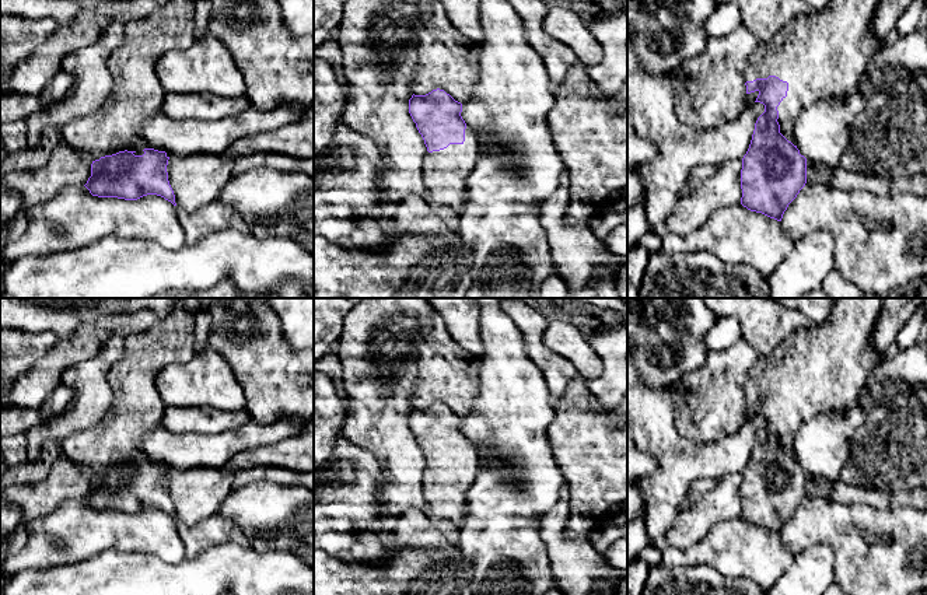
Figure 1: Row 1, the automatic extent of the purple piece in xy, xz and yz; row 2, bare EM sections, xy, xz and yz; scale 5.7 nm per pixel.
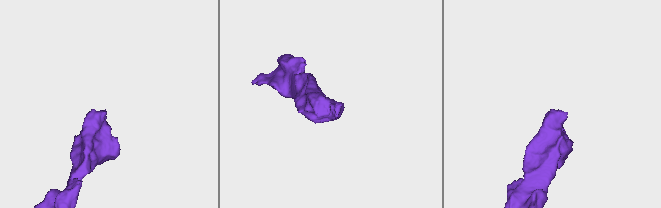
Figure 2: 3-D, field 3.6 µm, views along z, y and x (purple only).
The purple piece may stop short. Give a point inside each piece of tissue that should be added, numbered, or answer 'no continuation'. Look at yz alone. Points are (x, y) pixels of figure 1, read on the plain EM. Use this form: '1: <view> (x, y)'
1: yz (822, 368)

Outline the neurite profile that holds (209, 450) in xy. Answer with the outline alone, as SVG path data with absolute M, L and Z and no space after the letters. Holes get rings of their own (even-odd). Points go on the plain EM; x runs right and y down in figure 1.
M290 419L273 424L249 420L237 430L218 434L185 433L174 434L161 424L147 431L137 448L146 462L165 465L169 469L224 468L237 454L263 445L272 445L283 438L297 437L305 423Z

